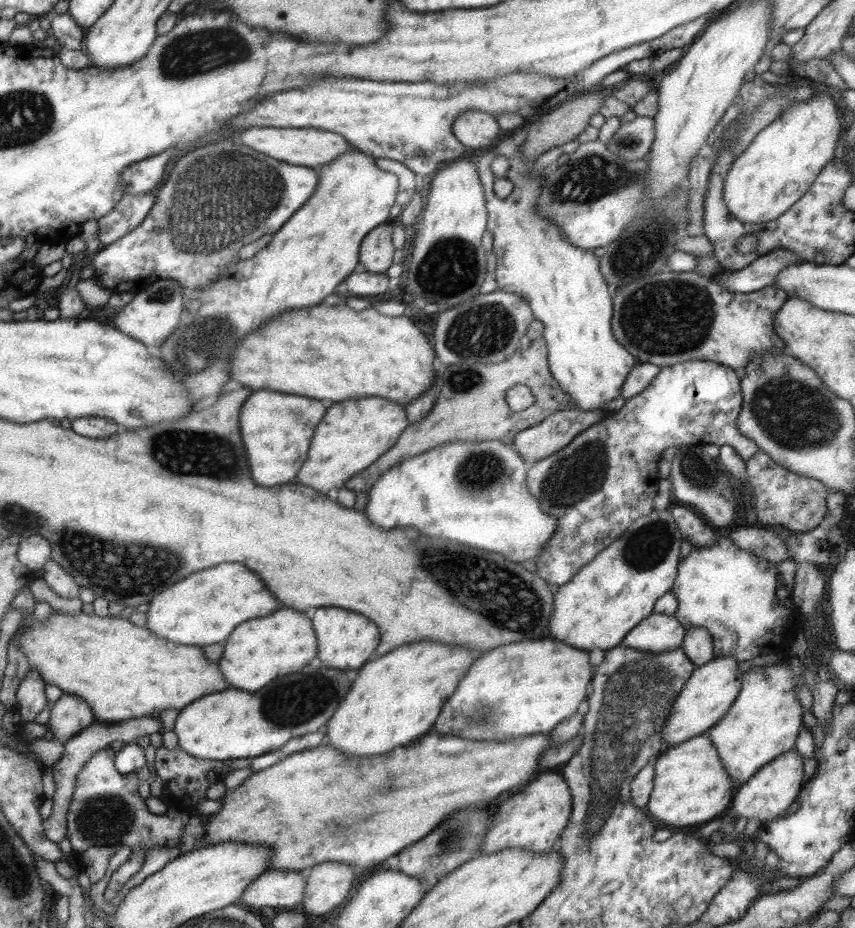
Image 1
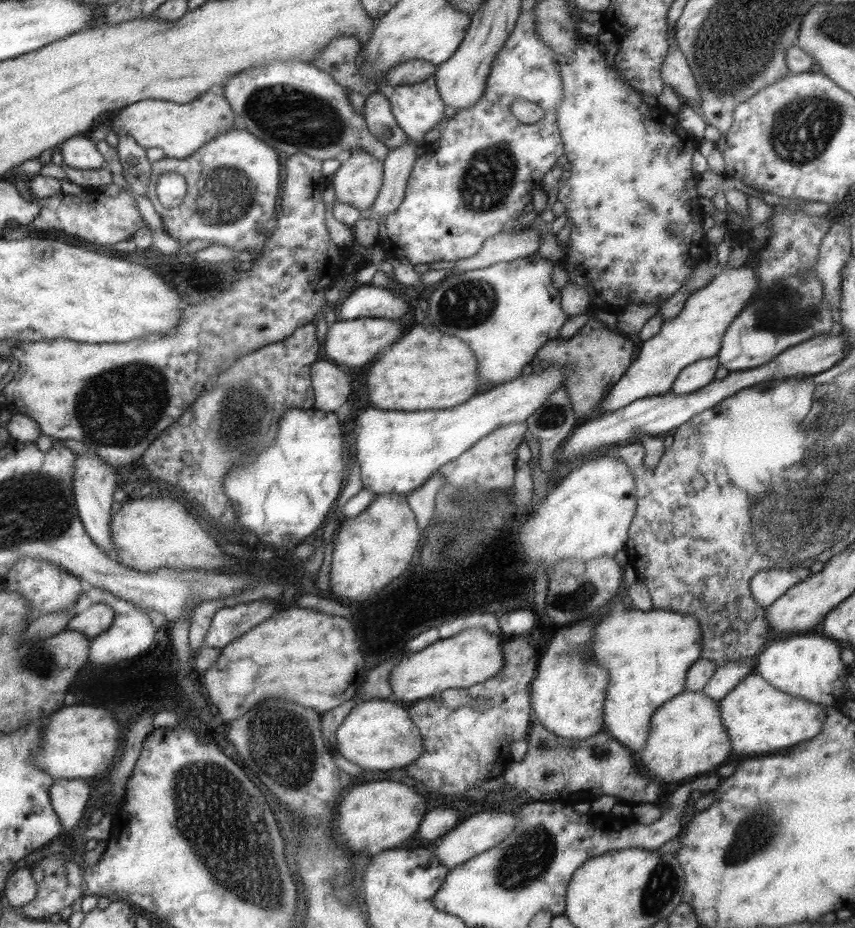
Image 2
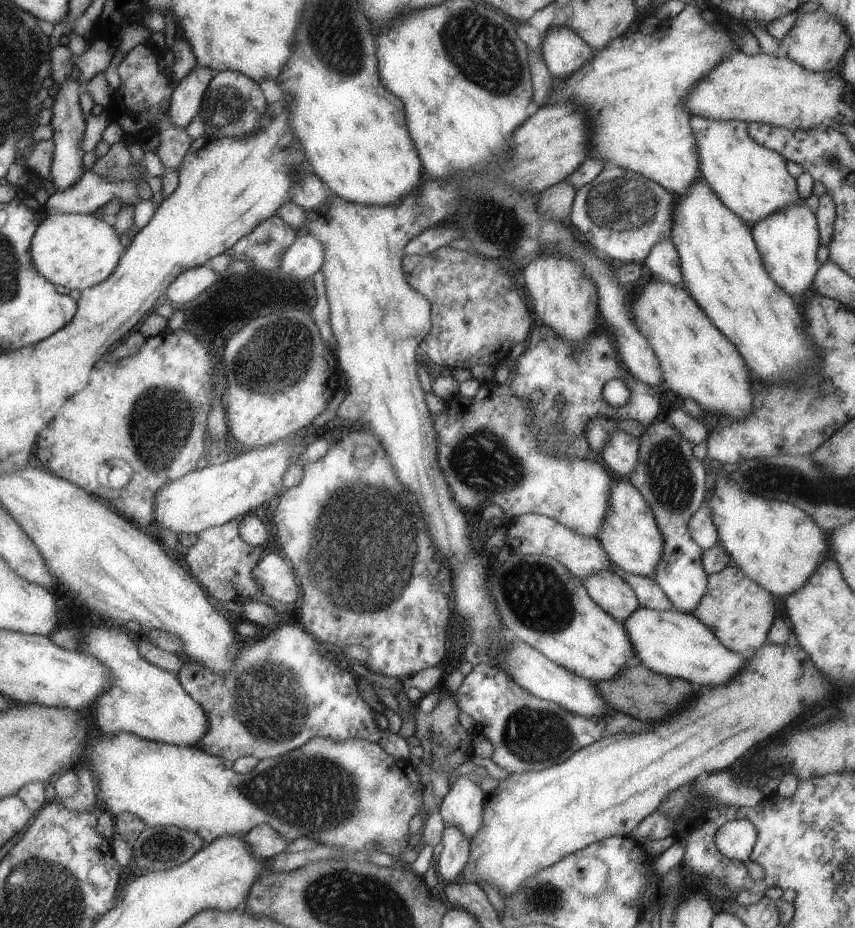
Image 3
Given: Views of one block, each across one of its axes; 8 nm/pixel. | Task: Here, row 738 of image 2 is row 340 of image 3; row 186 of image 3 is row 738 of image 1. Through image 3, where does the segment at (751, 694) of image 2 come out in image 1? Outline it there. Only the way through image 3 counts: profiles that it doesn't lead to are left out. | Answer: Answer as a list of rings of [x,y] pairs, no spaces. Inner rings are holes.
[[[707,732],[663,750],[654,764],[652,791],[644,808],[660,826],[683,828],[713,821],[727,808],[736,789]]]

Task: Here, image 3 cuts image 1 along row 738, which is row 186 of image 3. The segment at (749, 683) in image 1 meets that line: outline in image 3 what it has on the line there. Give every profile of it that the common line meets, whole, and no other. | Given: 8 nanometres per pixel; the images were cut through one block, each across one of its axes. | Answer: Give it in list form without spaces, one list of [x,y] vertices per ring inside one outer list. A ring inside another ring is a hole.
[[[690,115],[688,123],[695,137],[698,171],[719,200],[749,226],[753,226],[759,219],[764,219],[764,216],[780,208],[788,207],[788,204],[795,203],[799,199],[795,179],[785,169],[786,158],[774,150],[766,149],[765,146],[755,143],[748,135],[746,122],[709,120],[703,115]]]

